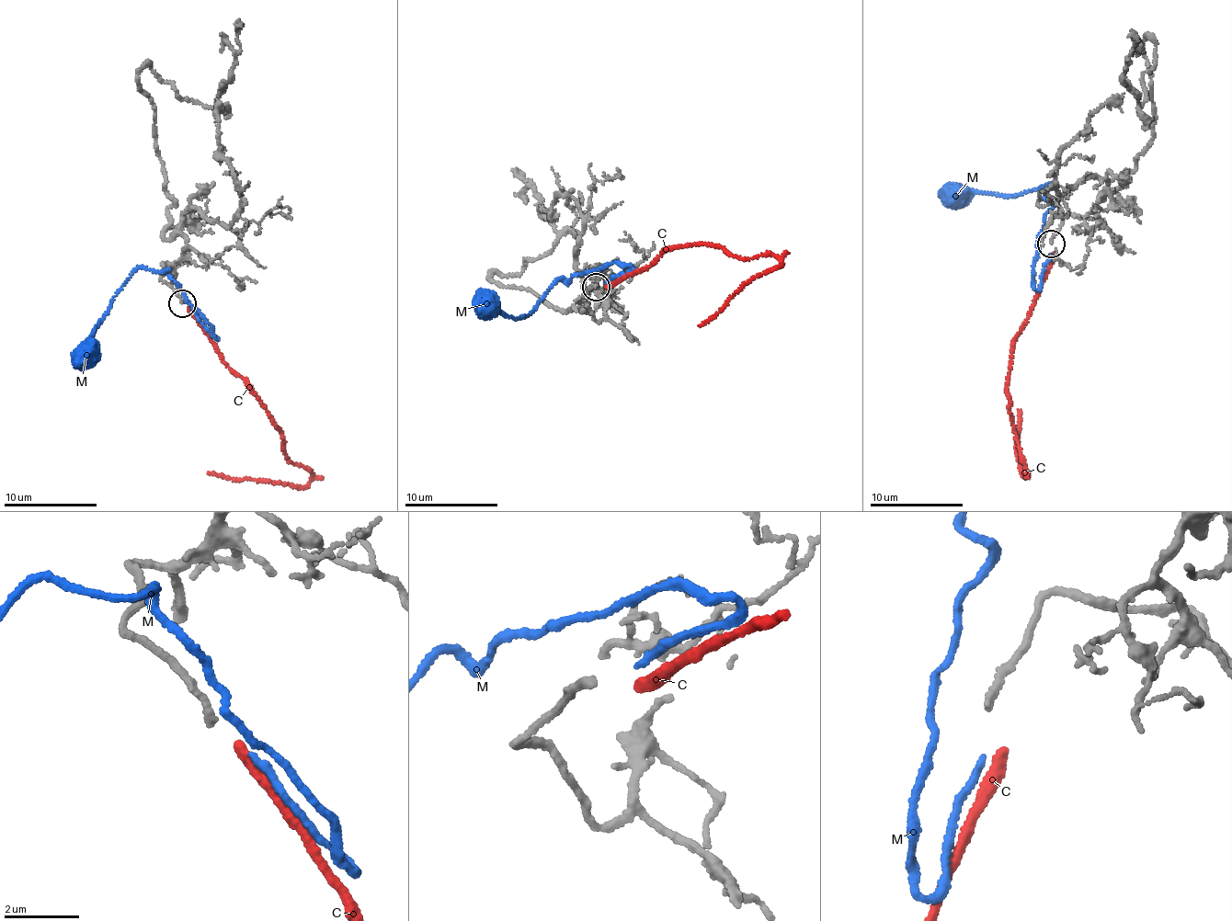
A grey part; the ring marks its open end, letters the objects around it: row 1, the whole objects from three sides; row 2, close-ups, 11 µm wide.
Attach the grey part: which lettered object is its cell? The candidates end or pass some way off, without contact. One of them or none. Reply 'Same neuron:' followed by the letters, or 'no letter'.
Same neuron: M

